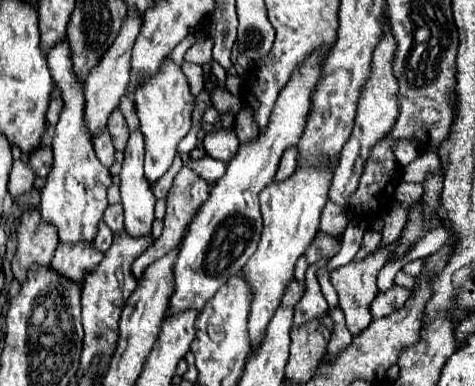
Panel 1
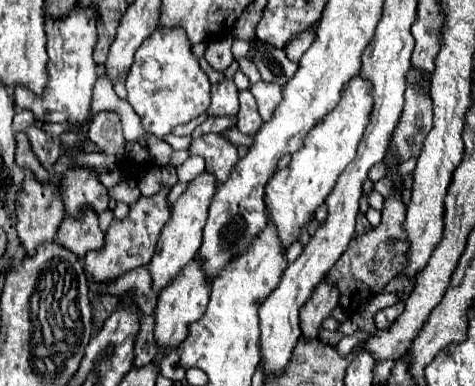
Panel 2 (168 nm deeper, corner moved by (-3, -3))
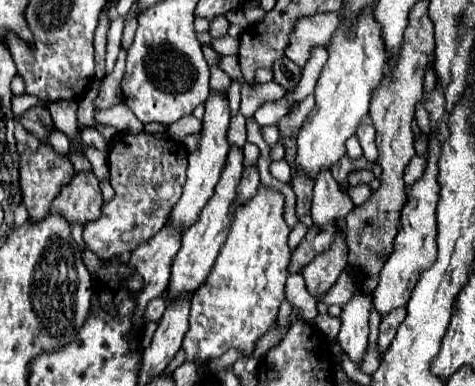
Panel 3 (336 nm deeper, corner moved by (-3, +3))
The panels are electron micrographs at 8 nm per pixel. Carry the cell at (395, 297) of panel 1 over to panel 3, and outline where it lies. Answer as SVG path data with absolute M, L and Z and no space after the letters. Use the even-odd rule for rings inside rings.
M396 308L394 312L390 312L388 316L382 318L380 336L378 336L378 350L380 352L384 352L390 346L390 342L396 336L396 330L398 330L400 322L404 320L404 316L406 316L406 308Z

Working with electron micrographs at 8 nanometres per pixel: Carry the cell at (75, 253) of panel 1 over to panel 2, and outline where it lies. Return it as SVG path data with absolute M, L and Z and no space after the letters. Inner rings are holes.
M86 212L80 220L64 218L58 228L56 242L80 258L88 252L100 250L104 244L104 234L98 228L98 216L94 216L94 212Z

